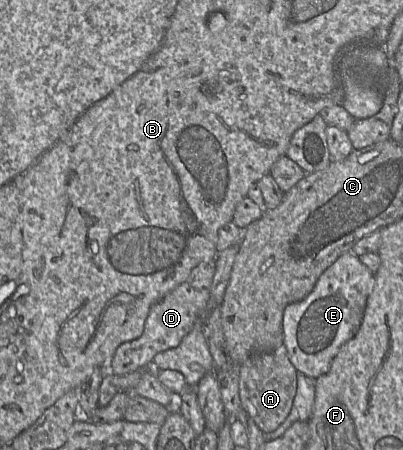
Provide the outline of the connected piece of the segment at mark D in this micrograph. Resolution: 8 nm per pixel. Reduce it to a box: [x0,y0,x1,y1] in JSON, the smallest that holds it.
[108,260,216,376]

